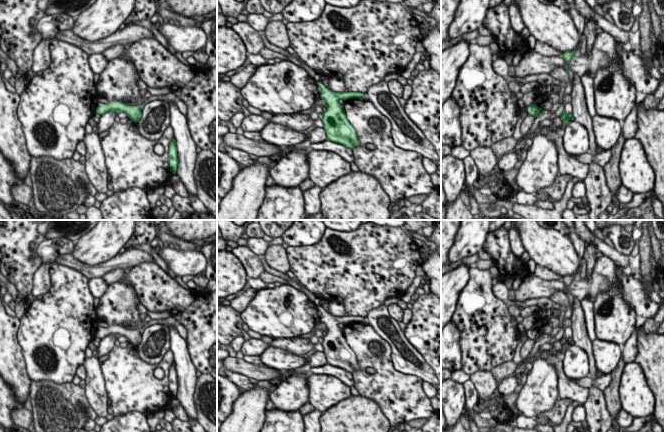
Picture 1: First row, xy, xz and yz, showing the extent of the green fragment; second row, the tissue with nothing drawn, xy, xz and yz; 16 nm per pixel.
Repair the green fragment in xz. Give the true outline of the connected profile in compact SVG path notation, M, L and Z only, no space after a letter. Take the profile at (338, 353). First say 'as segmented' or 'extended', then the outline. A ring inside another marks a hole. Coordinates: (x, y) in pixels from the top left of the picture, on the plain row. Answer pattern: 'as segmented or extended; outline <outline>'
as segmented; outline M317 306L320 321L327 327L327 333L320 341L327 364L344 369L352 374L359 369L356 354L346 342L343 329L338 327L339 323L358 322L363 324L366 318L361 316L333 316L326 312L322 306Z

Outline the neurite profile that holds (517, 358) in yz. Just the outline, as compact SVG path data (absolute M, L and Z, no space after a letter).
M524 334L523 337L519 338L519 341L518 341L518 346L517 346L517 349L515 350L515 354L514 354L514 357L512 359L512 361L518 365L519 363L521 363L524 359L522 358L521 356L521 348L522 346L524 345L524 343L529 339L528 335L527 334Z

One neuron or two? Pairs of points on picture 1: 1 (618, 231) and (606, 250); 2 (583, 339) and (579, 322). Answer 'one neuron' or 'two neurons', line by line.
1: two neurons
2: one neuron

